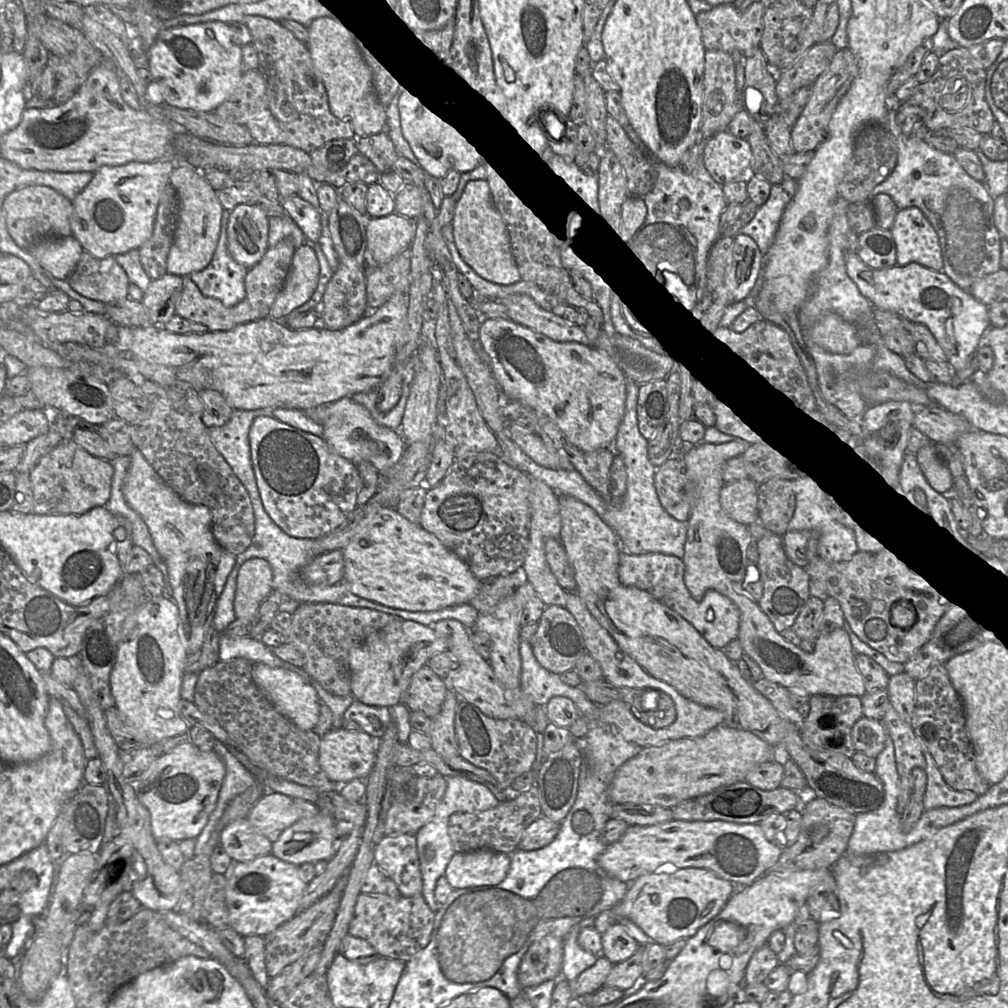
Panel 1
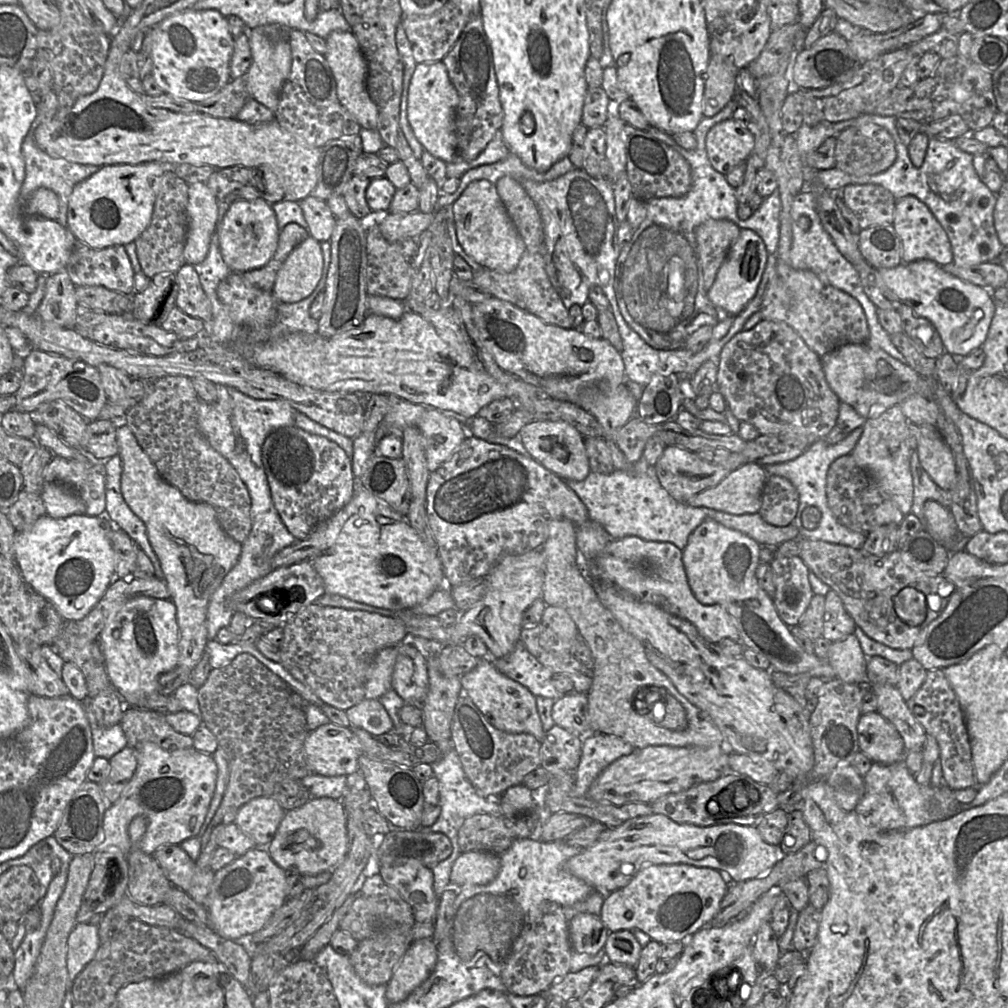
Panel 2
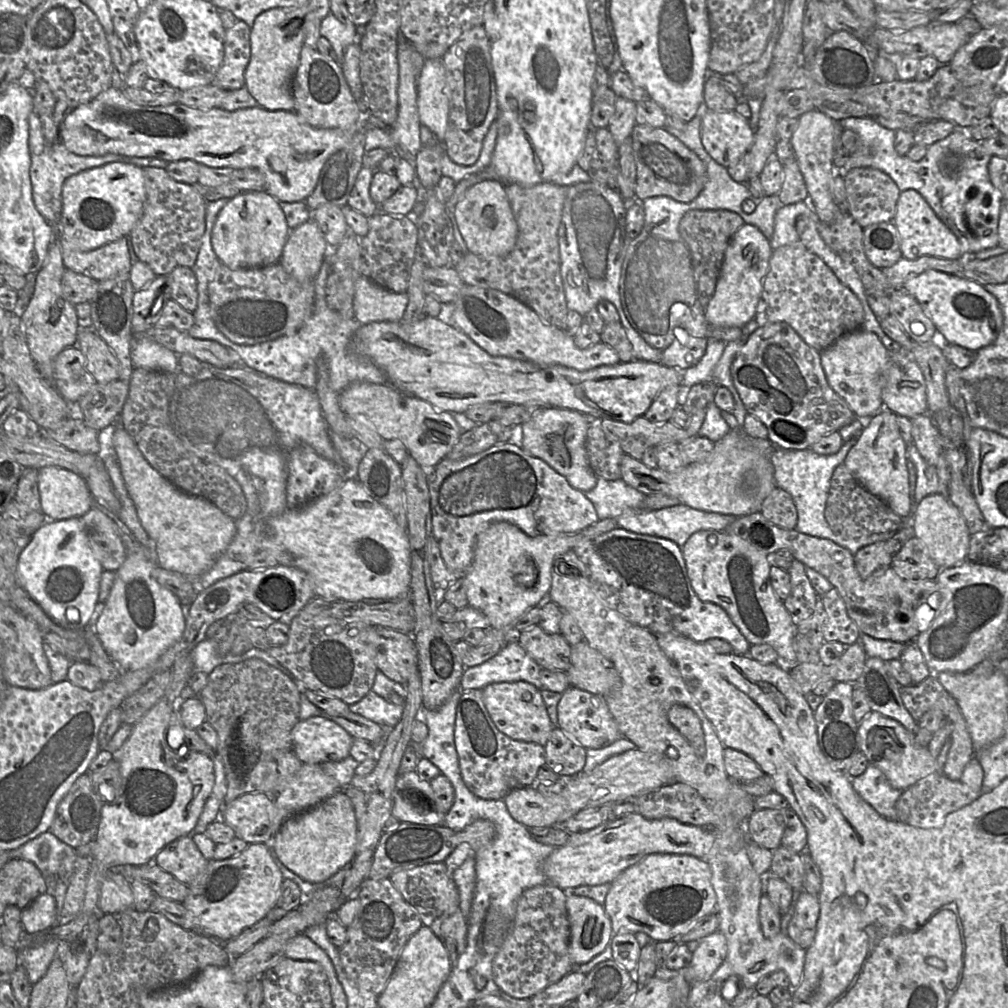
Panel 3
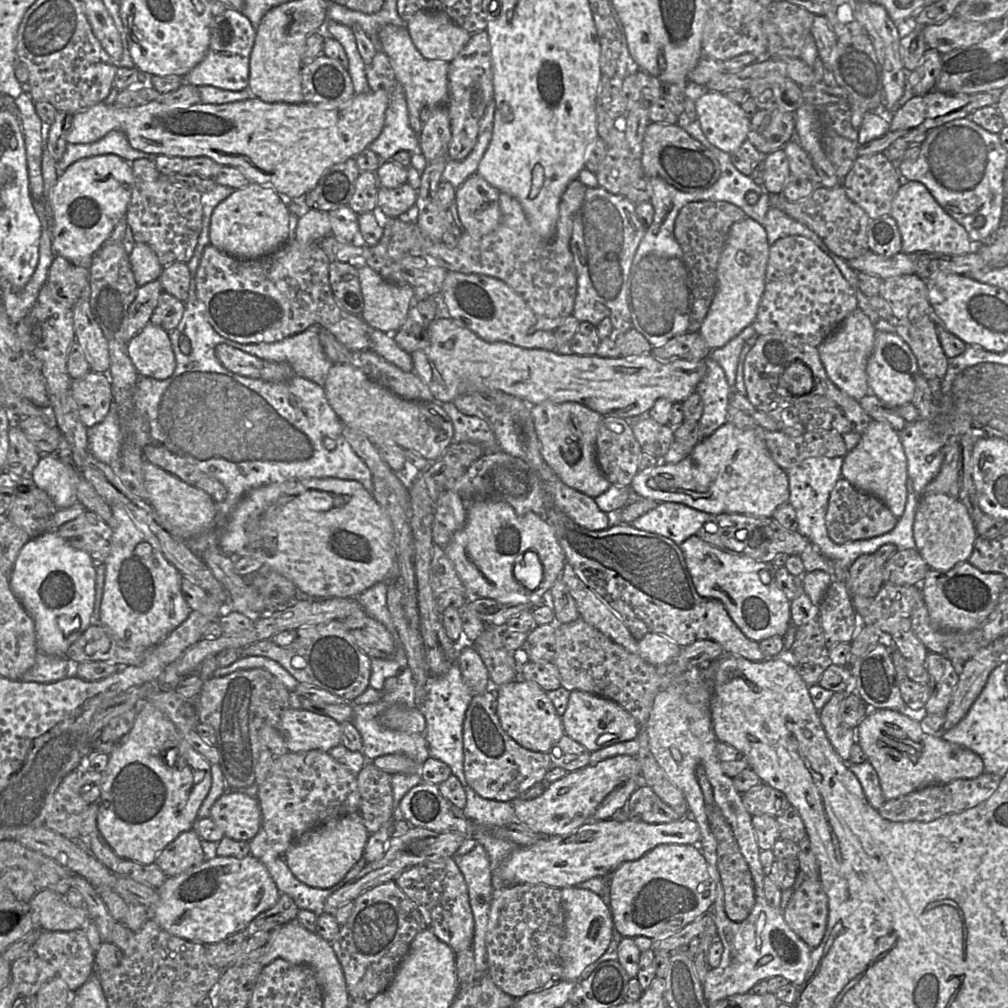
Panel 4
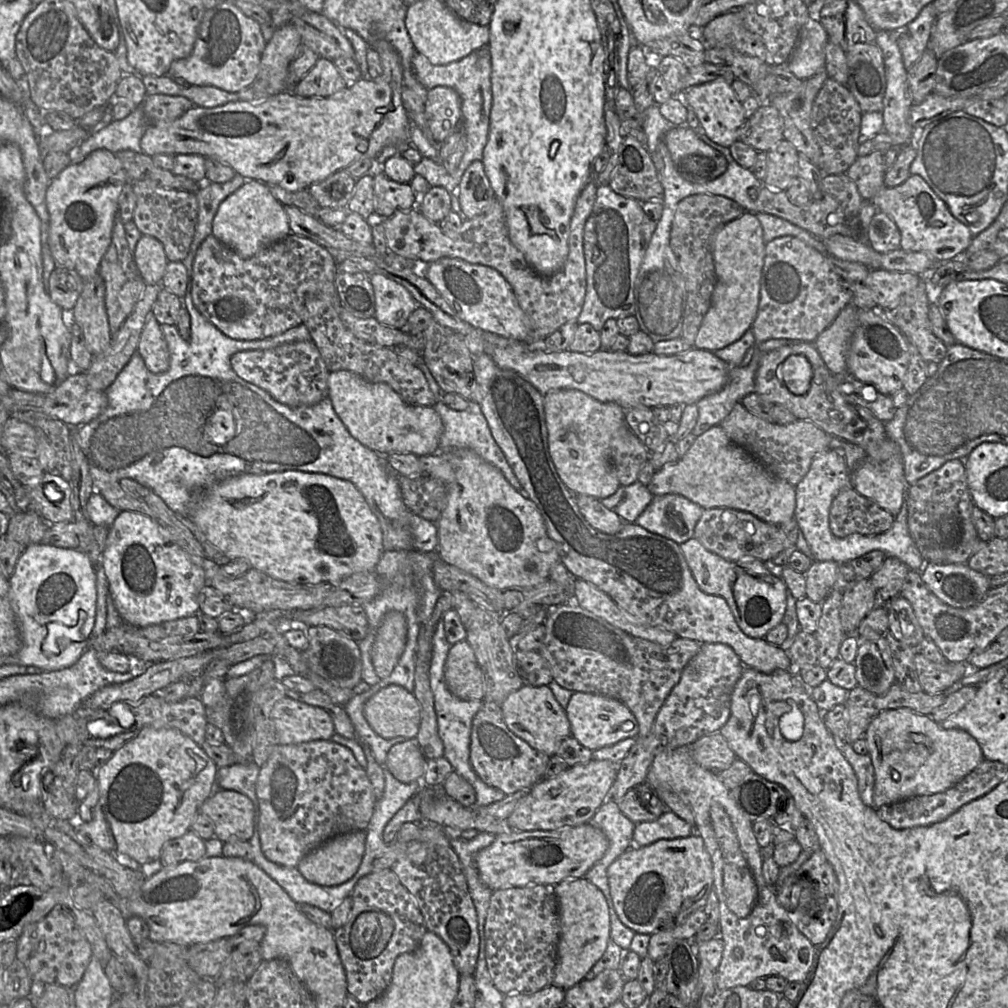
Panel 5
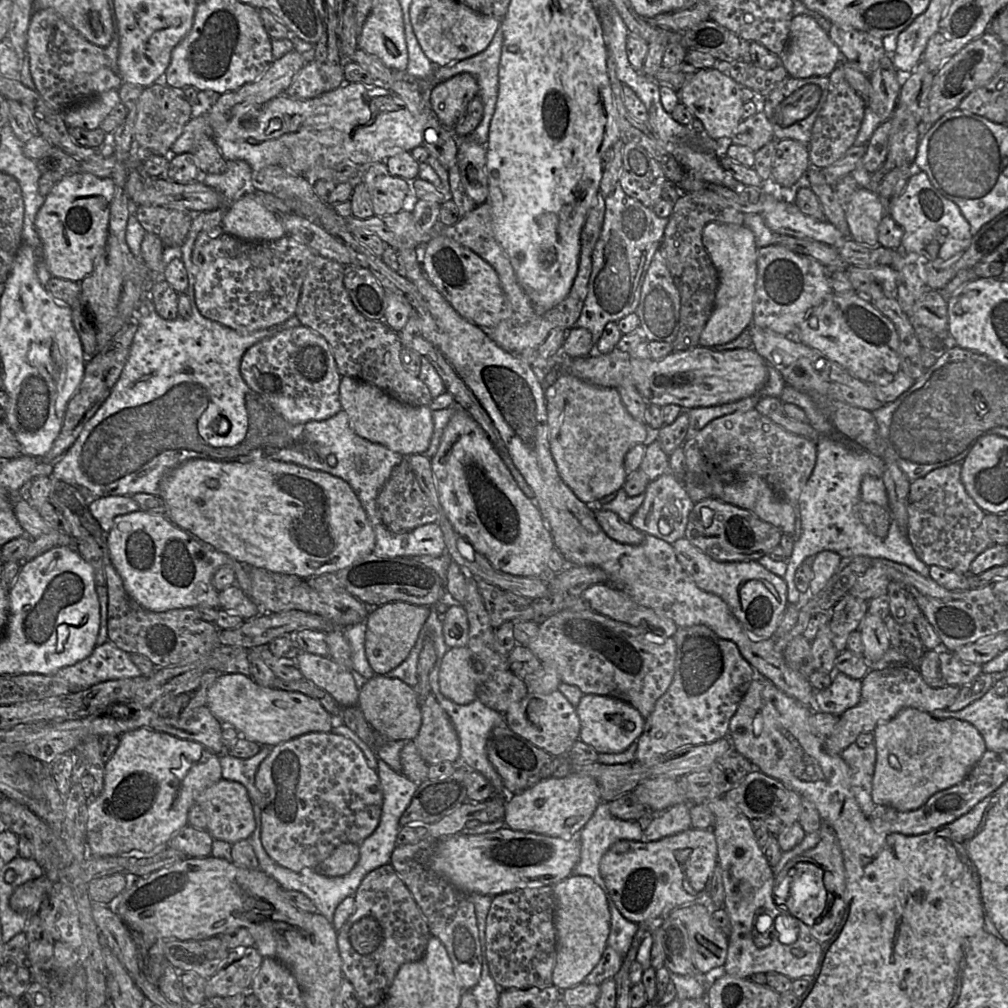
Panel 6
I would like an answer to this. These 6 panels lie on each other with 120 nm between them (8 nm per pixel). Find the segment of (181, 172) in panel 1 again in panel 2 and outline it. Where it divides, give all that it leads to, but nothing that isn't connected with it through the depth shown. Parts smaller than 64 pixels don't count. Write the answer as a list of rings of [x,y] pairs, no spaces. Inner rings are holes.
[[[205,183],[188,184],[188,225],[183,253],[186,263],[195,265],[207,256],[218,217],[218,204]]]

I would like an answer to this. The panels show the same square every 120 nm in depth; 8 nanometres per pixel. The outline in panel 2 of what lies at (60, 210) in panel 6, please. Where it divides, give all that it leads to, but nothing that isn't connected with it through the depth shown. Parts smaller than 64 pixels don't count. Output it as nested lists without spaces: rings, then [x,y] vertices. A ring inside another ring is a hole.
[[[144,162],[134,165],[116,164],[100,167],[96,173],[74,187],[69,200],[67,228],[76,239],[94,249],[135,242],[151,222],[159,178],[166,171],[173,170],[173,166],[175,165],[165,162]]]

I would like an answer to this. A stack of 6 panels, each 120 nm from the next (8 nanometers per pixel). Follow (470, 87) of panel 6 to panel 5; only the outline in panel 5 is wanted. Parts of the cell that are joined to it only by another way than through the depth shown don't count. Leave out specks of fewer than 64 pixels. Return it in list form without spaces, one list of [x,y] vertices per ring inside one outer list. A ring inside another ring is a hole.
[[[445,86],[428,90],[425,119],[435,145],[441,145],[461,124],[461,99],[458,93]]]

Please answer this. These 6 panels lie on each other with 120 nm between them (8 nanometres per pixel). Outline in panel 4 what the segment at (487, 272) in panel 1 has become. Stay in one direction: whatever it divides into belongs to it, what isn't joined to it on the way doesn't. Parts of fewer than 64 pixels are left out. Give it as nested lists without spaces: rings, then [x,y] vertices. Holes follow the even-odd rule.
[[[478,173],[469,176],[456,189],[458,216],[464,230],[479,239],[497,228],[501,218],[500,191],[491,186]]]

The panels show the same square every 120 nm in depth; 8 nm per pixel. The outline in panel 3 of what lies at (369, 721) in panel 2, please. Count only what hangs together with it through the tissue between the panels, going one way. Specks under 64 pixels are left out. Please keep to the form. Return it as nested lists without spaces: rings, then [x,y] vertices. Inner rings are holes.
[[[370,690],[360,701],[349,705],[349,711],[381,725],[393,727],[400,719],[404,706],[396,705]]]

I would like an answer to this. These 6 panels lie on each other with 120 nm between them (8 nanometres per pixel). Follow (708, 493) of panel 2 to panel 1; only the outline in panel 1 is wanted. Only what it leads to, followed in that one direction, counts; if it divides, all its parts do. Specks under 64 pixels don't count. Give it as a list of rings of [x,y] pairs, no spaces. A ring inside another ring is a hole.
[[[751,478],[725,483],[720,492],[724,511],[738,522],[749,525],[759,521],[759,485]]]

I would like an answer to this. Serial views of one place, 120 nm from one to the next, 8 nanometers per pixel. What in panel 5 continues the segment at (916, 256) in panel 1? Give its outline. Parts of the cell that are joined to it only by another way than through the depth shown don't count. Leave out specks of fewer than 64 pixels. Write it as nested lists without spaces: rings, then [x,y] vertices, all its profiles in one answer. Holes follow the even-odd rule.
[[[910,175],[905,182],[894,188],[883,187],[872,202],[879,212],[888,215],[895,222],[901,234],[900,248],[904,251],[923,252],[937,262],[947,262],[961,258],[973,239],[970,230],[951,214],[945,202],[918,175]]]

